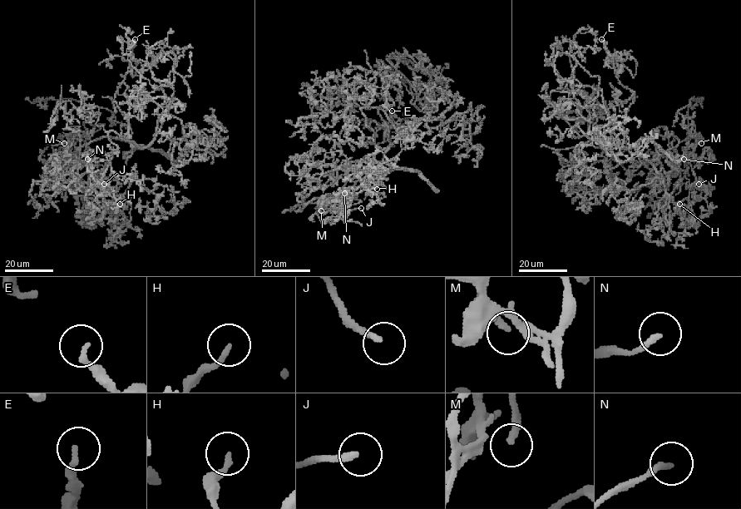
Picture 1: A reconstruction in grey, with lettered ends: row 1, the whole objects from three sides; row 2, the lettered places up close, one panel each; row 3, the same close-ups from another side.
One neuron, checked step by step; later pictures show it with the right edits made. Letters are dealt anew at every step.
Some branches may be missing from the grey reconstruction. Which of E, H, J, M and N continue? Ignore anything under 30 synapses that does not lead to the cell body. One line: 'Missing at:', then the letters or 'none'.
Missing at: J, N

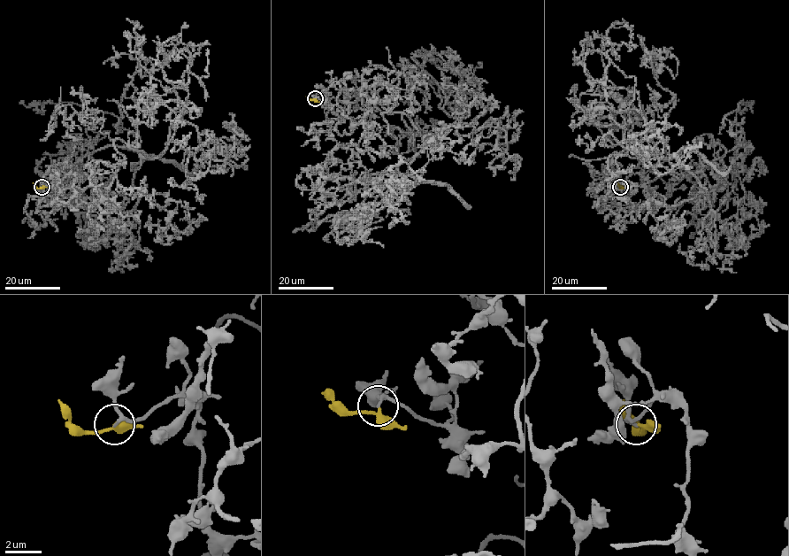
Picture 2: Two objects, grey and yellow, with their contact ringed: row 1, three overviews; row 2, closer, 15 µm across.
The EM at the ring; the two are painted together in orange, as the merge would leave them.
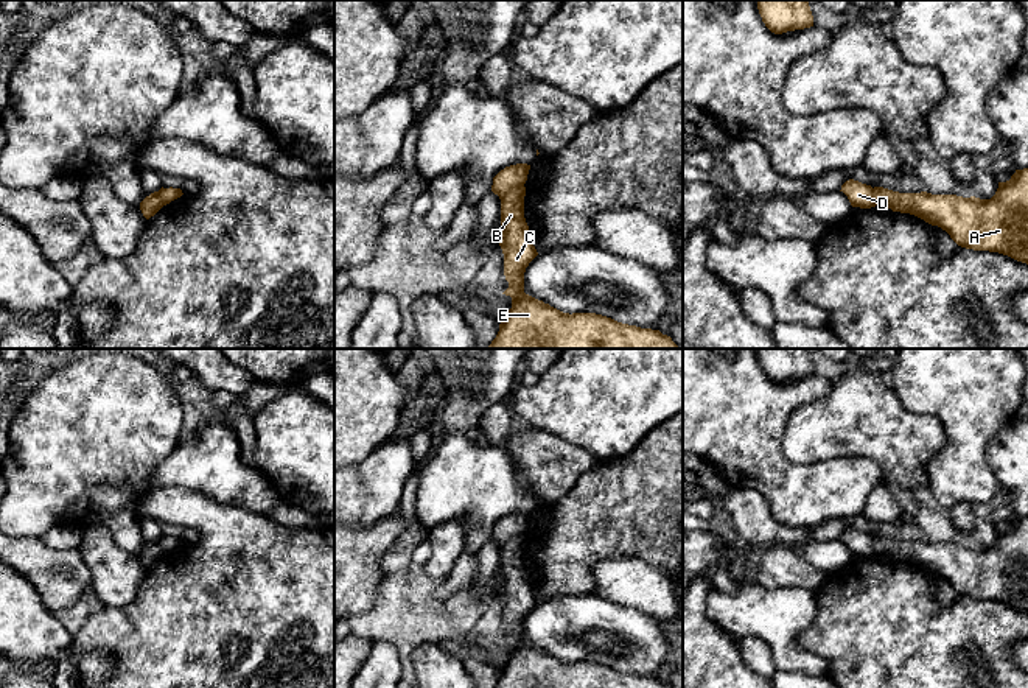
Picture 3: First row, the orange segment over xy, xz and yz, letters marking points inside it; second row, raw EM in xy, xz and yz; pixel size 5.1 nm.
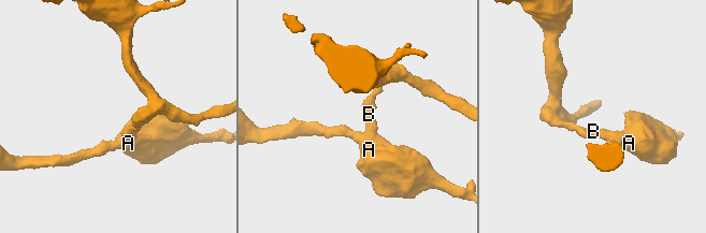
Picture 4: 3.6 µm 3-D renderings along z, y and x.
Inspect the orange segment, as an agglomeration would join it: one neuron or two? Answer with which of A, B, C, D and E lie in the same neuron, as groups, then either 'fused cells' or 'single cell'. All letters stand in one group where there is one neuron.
groups A B C E / D; fused cells

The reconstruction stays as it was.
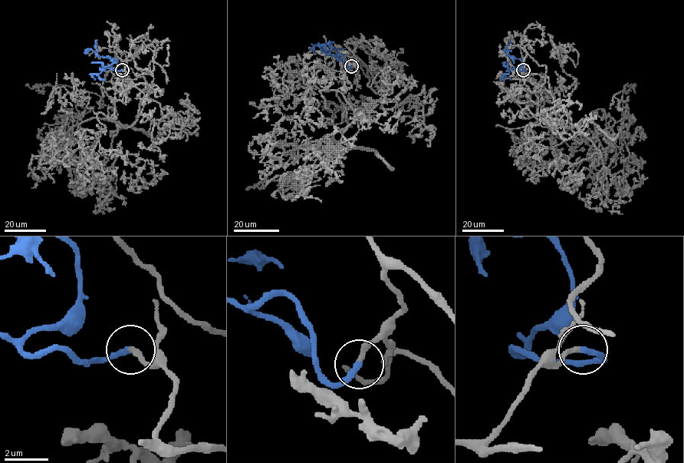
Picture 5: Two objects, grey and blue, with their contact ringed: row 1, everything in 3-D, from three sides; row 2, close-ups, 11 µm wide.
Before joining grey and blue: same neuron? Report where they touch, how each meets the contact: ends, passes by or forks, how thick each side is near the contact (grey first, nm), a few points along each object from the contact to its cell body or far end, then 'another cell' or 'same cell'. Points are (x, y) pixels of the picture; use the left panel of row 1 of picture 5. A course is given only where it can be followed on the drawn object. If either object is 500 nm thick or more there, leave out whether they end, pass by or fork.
at (122, 70); grey ends there; blue ends there; 240 nm thick on the grey side, 280 nm on the other; grey runs (122, 70), (149, 90), (136, 120), (82, 121), (80, 160), (57, 148), (39, 161), (41, 180), (28, 169); blue runs (122, 70), (111, 69), (116, 64), (116, 59), (100, 57), (90, 48), (87, 51), (89, 49); same cell

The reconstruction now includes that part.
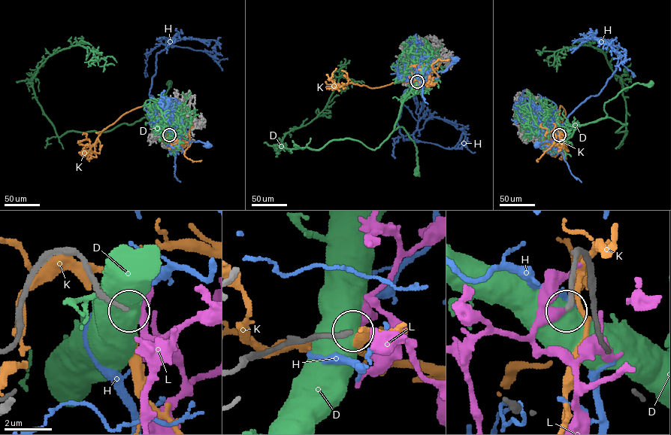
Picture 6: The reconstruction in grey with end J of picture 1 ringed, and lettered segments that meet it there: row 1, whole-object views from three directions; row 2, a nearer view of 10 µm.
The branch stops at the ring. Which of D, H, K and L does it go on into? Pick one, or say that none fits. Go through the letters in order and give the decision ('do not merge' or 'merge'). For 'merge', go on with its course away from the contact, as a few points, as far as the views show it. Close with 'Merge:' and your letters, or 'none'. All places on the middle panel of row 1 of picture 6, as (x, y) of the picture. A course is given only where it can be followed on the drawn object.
D: do not merge
H: do not merge
K: do not merge
L: merge
Merge: L

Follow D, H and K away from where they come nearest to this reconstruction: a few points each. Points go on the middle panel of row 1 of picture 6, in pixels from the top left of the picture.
D: (417, 81), (403, 101), (394, 128), (403, 127), (413, 141), (418, 174)
H: (416, 81), (419, 77), (418, 80), (436, 78), (436, 73), (443, 71), (456, 59)
K: (417, 81), (428, 83), (430, 80), (427, 77), (370, 88), (349, 83), (337, 88), (330, 78), (337, 68)

